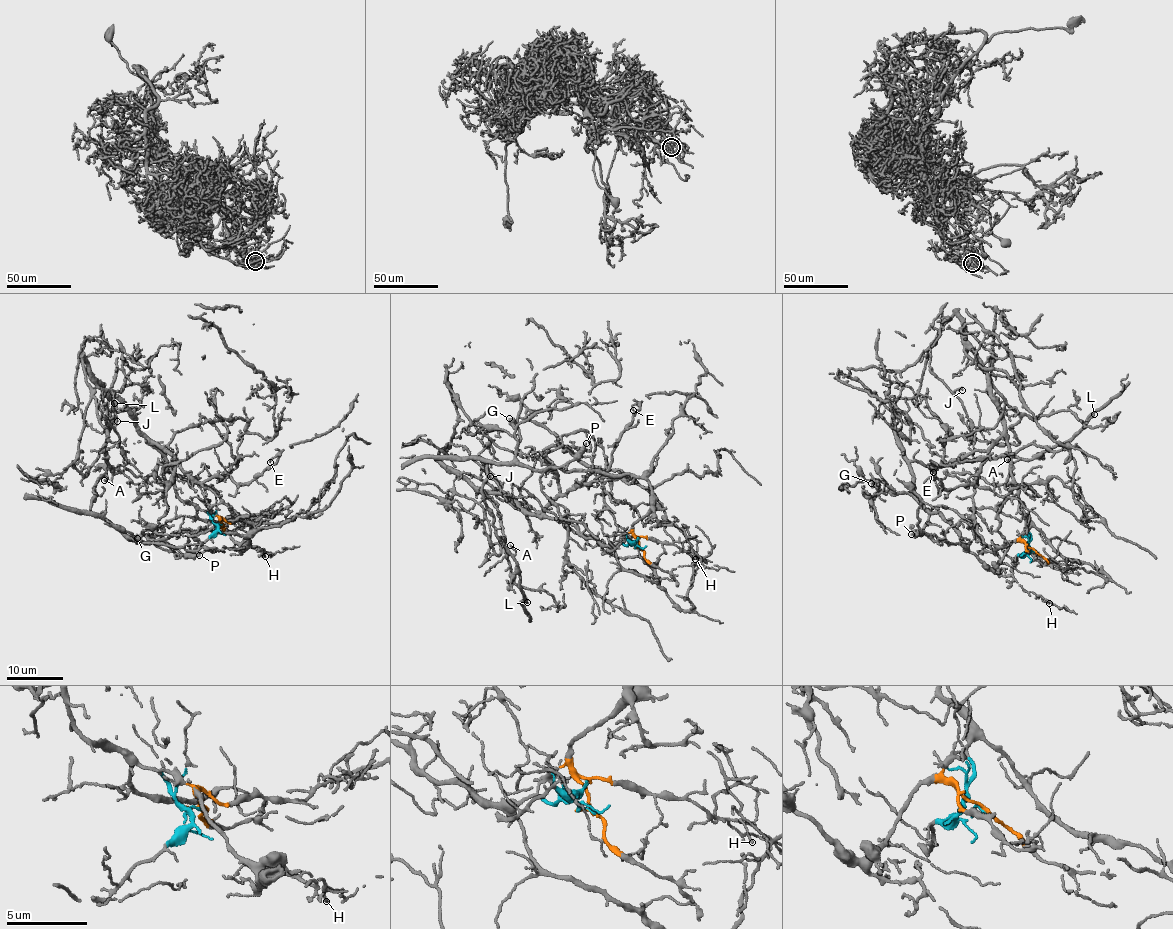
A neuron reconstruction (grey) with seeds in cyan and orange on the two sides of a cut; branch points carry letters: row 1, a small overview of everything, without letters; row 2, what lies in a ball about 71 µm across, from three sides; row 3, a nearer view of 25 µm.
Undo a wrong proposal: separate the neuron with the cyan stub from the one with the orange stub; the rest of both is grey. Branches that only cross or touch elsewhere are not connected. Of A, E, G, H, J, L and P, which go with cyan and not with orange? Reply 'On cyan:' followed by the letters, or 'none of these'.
On cyan: E, J

